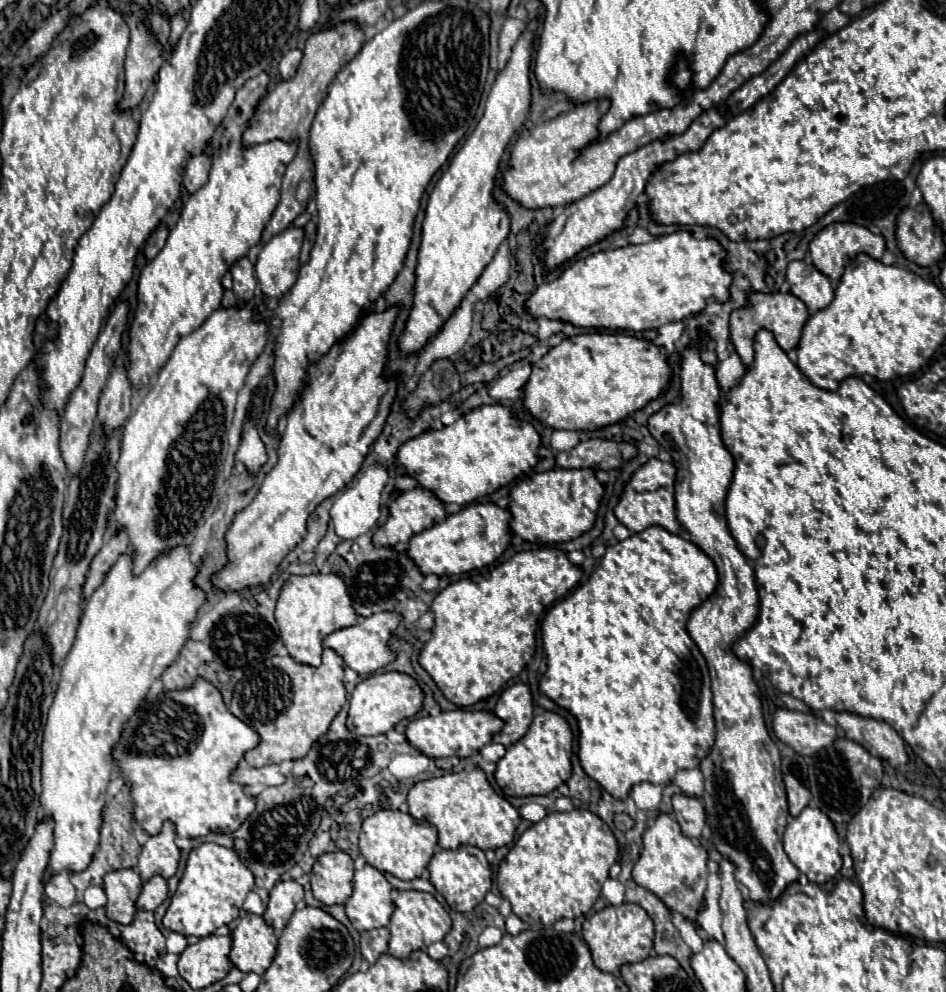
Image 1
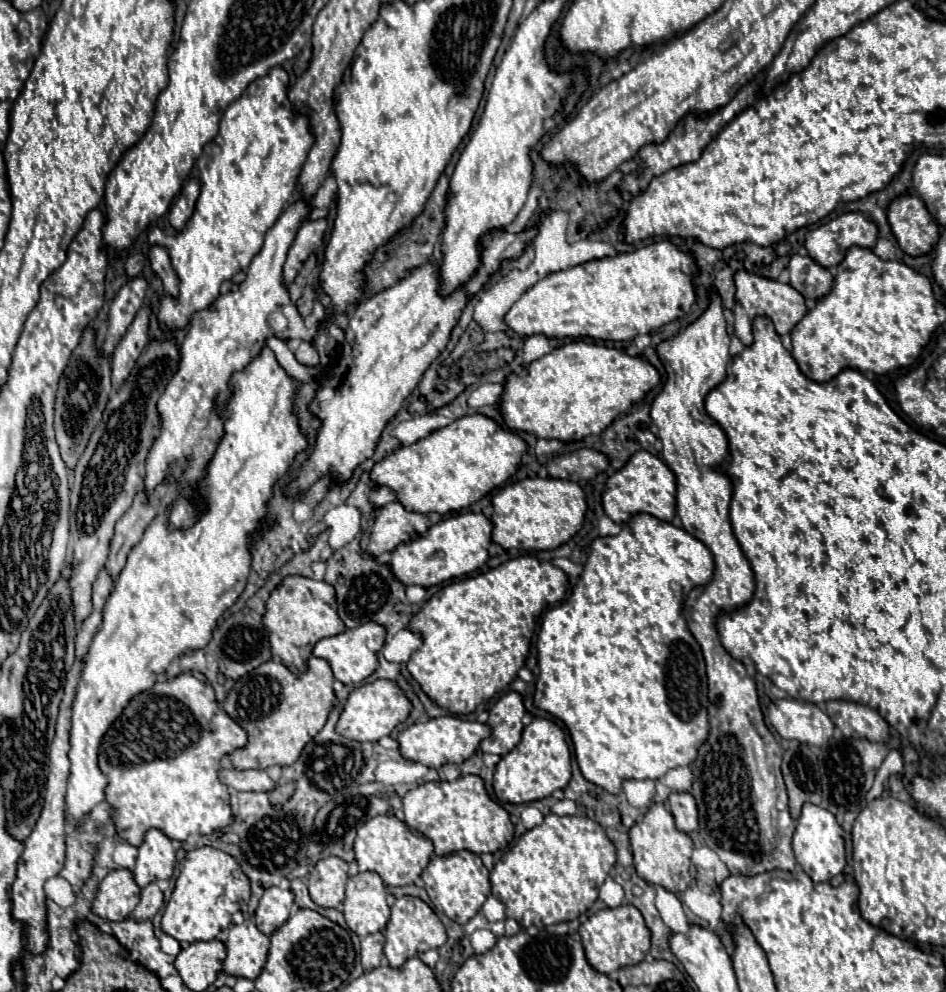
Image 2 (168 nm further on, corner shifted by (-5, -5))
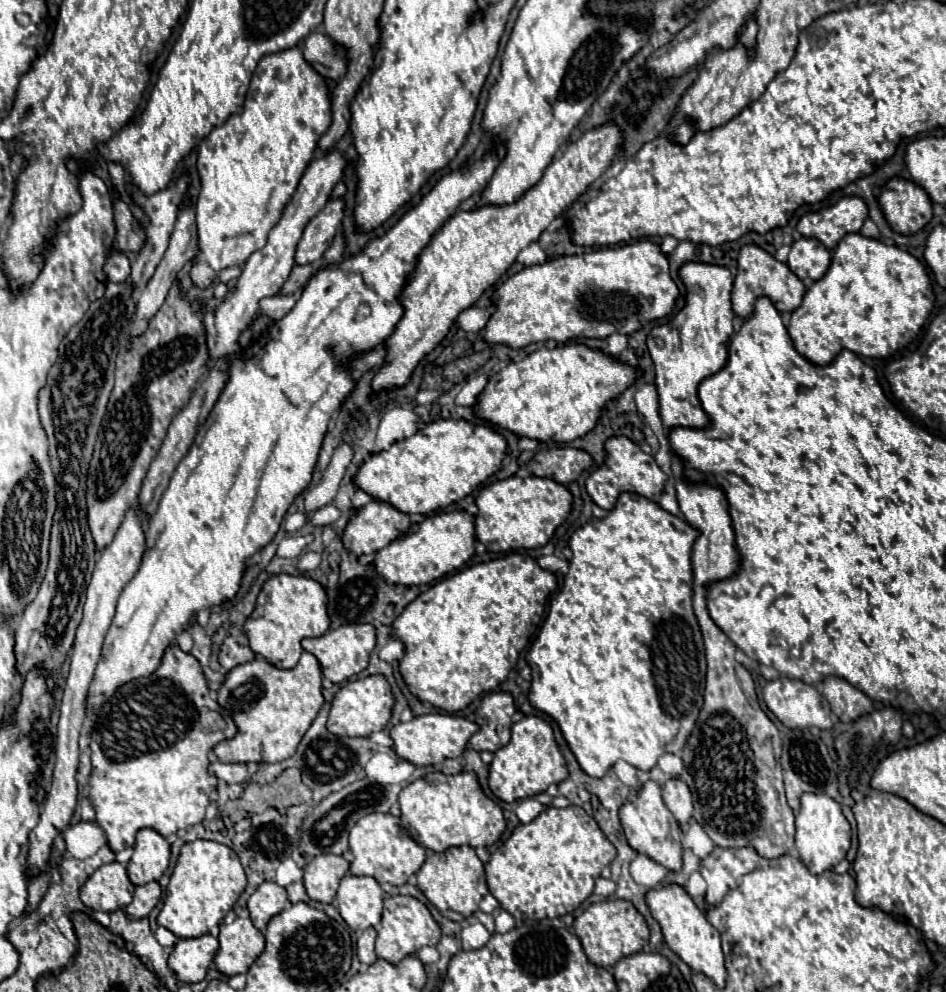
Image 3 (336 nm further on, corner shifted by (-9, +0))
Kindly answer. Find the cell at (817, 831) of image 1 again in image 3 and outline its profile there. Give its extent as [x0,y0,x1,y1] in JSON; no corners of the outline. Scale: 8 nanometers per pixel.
[796,794,850,874]

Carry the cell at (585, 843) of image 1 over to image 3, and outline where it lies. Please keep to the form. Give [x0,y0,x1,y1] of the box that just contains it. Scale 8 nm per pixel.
[484,806,614,920]

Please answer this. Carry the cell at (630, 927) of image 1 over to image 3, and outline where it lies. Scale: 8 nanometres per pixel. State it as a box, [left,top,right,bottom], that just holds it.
[572,900,648,968]

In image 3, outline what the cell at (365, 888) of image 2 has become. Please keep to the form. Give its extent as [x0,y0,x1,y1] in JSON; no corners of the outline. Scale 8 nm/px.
[336,874,384,932]

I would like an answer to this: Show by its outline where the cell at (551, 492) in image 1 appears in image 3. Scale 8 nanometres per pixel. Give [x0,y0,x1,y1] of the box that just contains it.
[476,476,572,550]

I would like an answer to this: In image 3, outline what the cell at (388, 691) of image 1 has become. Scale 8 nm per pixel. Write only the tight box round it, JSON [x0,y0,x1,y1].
[326,674,394,736]

